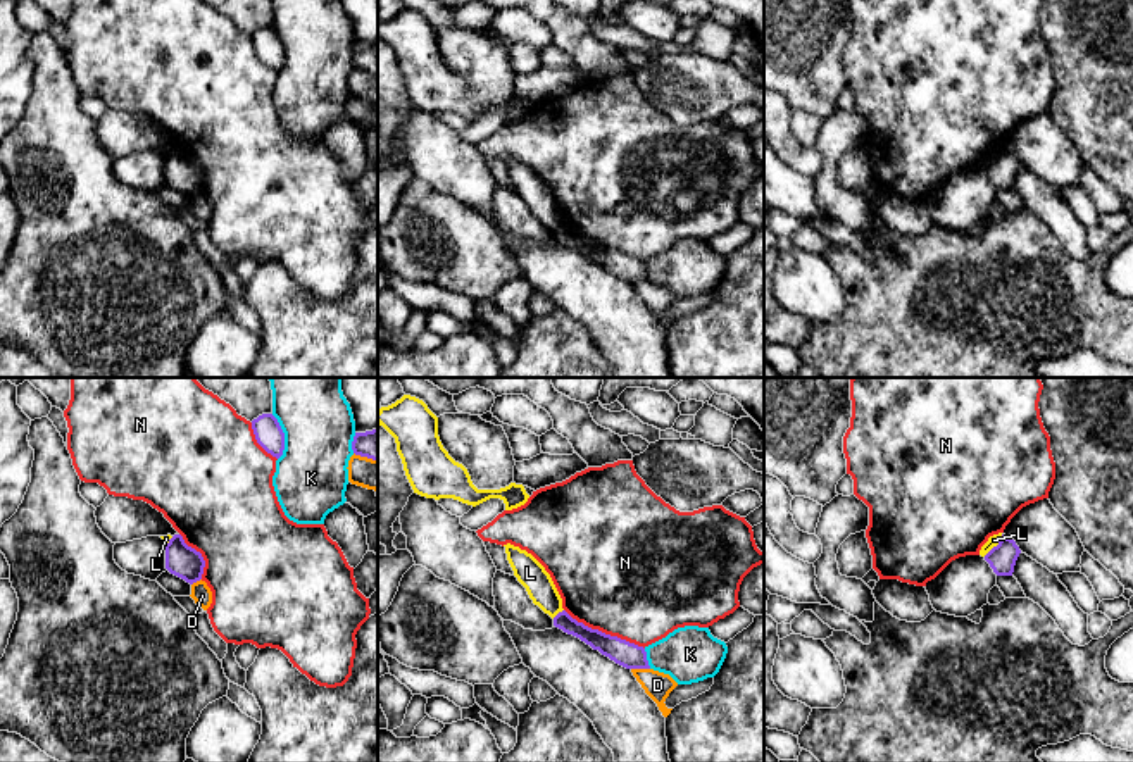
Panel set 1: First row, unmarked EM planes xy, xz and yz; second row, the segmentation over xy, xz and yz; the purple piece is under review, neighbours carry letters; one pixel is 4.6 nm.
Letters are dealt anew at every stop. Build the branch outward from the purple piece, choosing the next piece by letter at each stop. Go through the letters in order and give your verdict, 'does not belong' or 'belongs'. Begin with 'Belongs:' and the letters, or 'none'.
Belongs: none
D: does not belong
K: does not belong
L: does not belong
N: does not belong

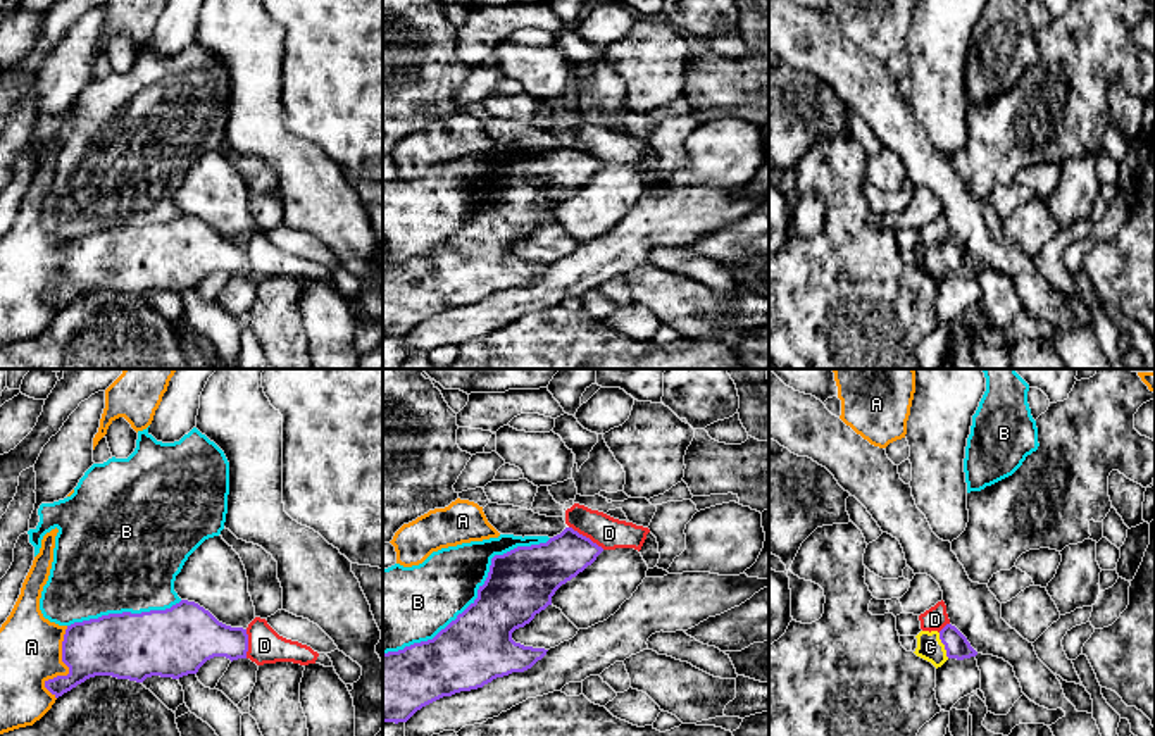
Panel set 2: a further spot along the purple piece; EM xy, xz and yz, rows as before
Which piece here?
Belongs: C
A: does not belong
B: does not belong
C: belongs
D: does not belong

